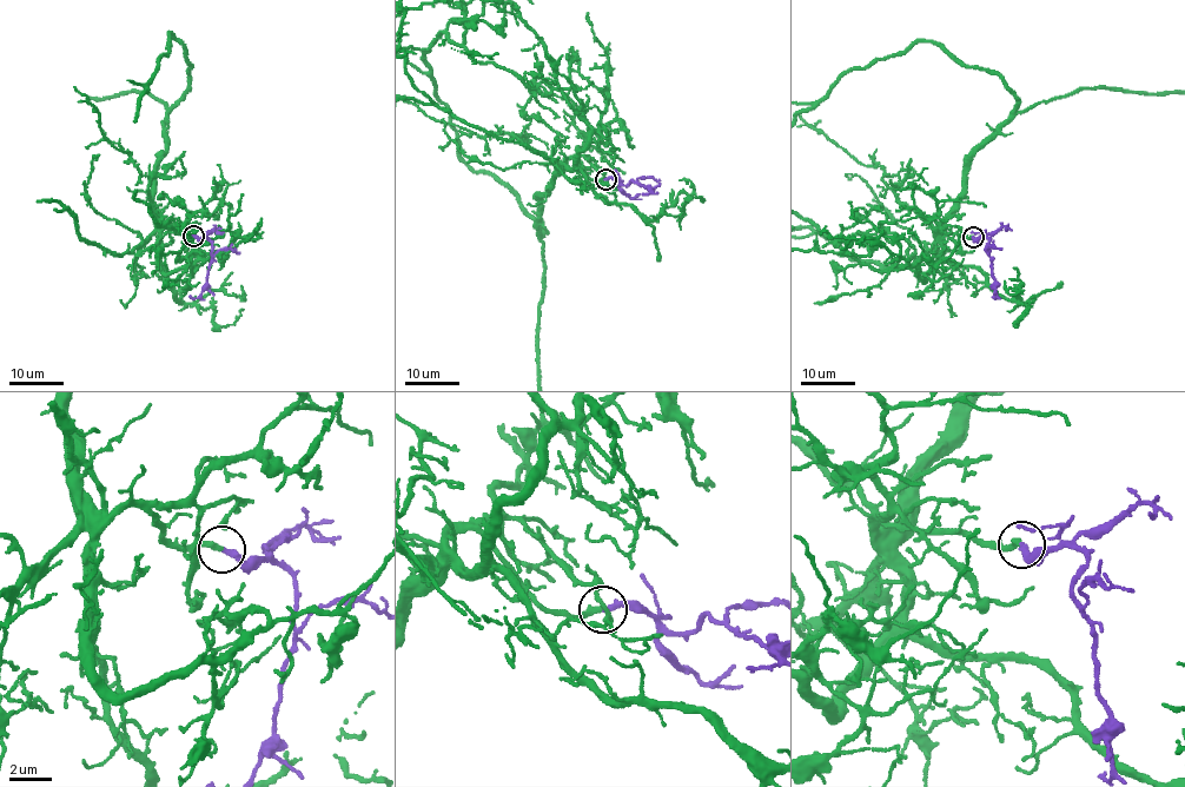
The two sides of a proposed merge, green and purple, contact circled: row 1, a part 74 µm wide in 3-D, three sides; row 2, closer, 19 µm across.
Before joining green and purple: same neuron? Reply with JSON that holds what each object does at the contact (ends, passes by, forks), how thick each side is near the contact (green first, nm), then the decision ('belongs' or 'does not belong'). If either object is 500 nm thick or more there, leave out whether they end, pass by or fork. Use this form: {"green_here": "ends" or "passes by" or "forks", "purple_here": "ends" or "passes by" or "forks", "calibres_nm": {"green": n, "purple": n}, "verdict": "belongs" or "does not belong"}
{"green_here": "ends", "purple_here": "ends", "calibres_nm": {"green": 280, "purple": 280}, "verdict": "belongs"}

